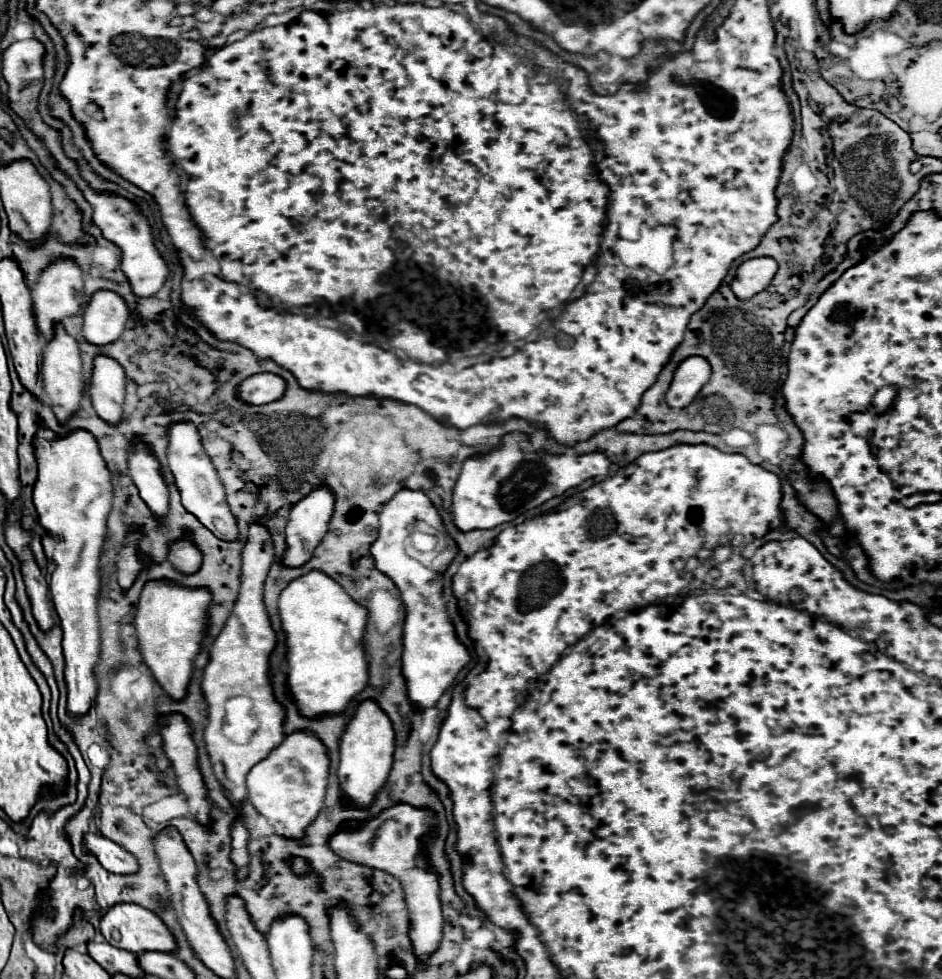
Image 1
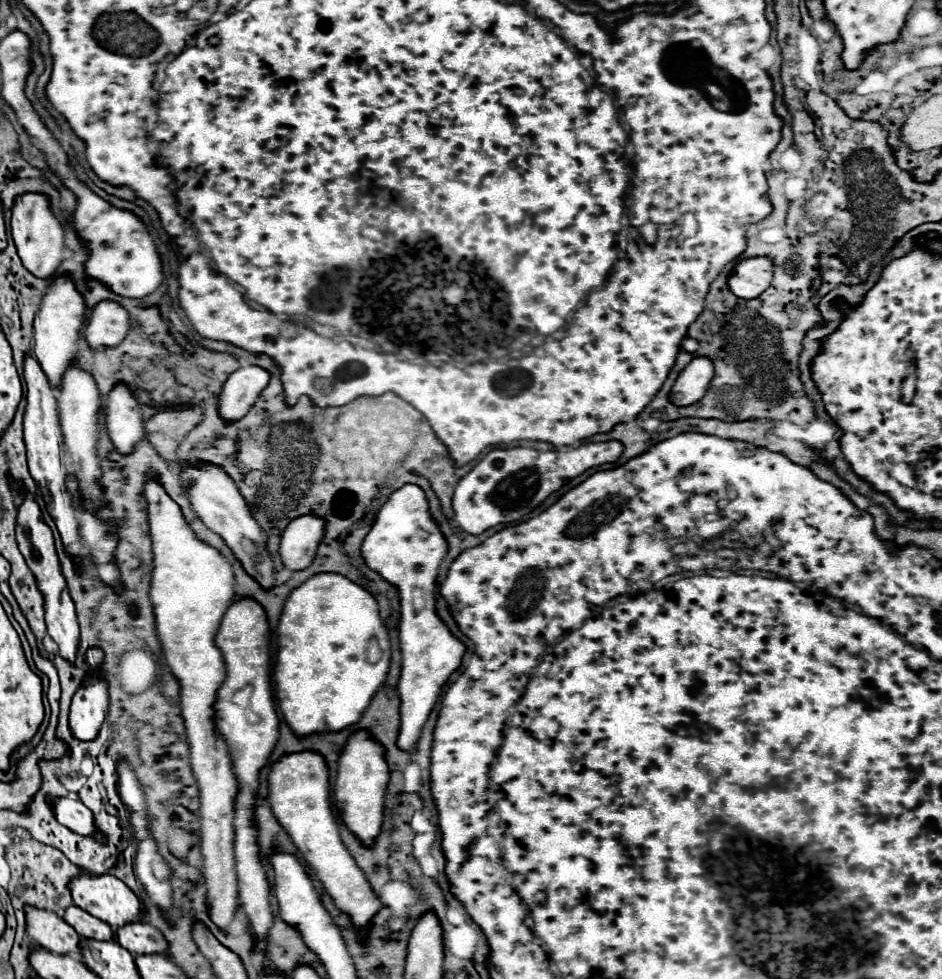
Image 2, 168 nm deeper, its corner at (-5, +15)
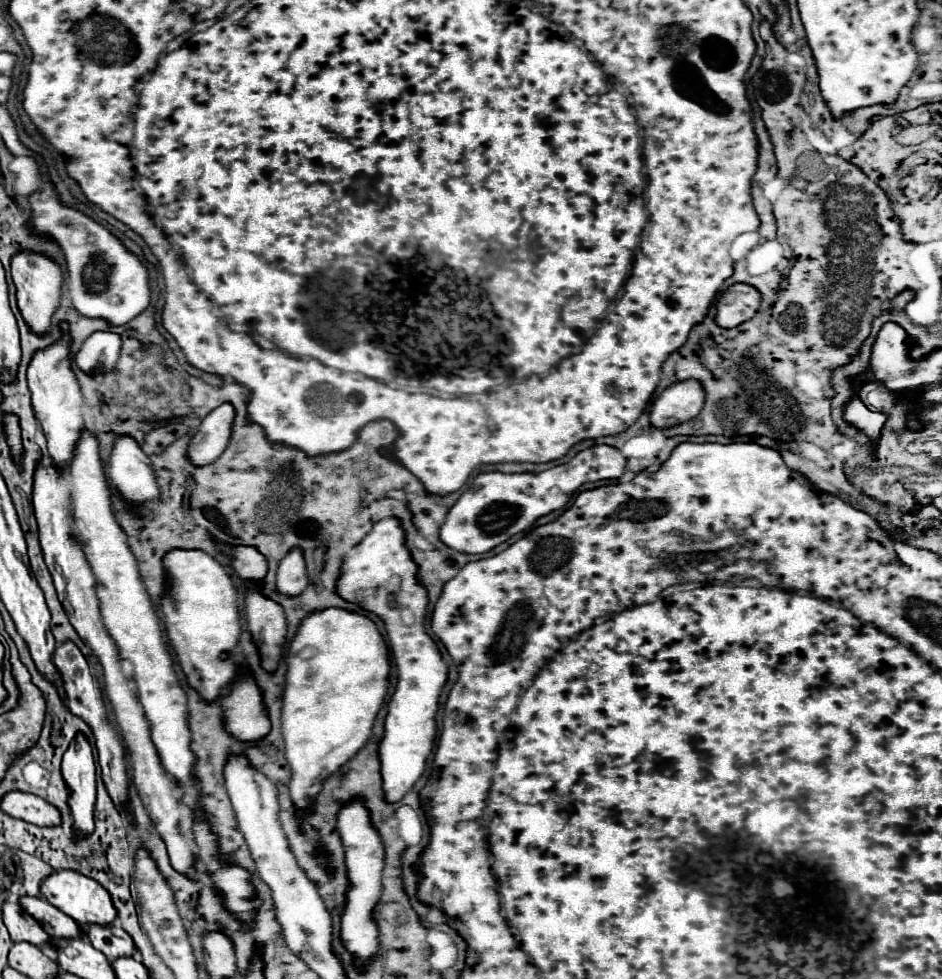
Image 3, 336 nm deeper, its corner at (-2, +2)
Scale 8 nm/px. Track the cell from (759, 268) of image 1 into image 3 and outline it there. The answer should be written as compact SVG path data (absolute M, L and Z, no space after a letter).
M751 284L729 286L717 302L717 324L721 328L733 328L753 318L761 304L761 292Z

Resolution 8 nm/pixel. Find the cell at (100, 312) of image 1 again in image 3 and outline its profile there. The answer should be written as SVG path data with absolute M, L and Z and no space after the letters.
M95 332L91 334L81 350L75 354L75 364L87 372L109 372L115 368L121 354L121 336L115 332Z

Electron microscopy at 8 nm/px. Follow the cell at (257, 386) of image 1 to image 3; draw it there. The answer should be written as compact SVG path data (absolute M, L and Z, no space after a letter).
M225 402L211 414L207 414L199 426L199 432L189 442L187 458L197 466L209 464L215 458L219 458L223 450L229 446L233 418L235 410L231 402Z

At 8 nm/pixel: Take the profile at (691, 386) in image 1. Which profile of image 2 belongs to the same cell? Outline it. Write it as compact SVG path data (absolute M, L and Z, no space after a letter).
M694 357L678 375L672 391L670 401L674 405L692 405L698 403L700 397L706 393L706 385L710 385L714 377L714 365L708 357Z

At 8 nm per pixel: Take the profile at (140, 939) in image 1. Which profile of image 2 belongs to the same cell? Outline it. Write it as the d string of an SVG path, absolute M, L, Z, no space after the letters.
M80 873L76 875L70 883L68 883L68 889L72 893L72 899L74 903L88 911L90 915L106 921L112 929L120 927L120 925L126 925L128 921L140 921L144 917L144 907L142 907L142 901L116 877L104 873L104 875L90 875L90 873Z

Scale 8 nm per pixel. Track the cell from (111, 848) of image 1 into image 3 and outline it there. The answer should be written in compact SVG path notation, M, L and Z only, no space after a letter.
M9 792L5 794L1 808L13 816L13 818L21 818L25 822L31 822L35 826L59 826L61 824L61 812L45 802L43 798L35 796L35 794L27 794L27 792Z

